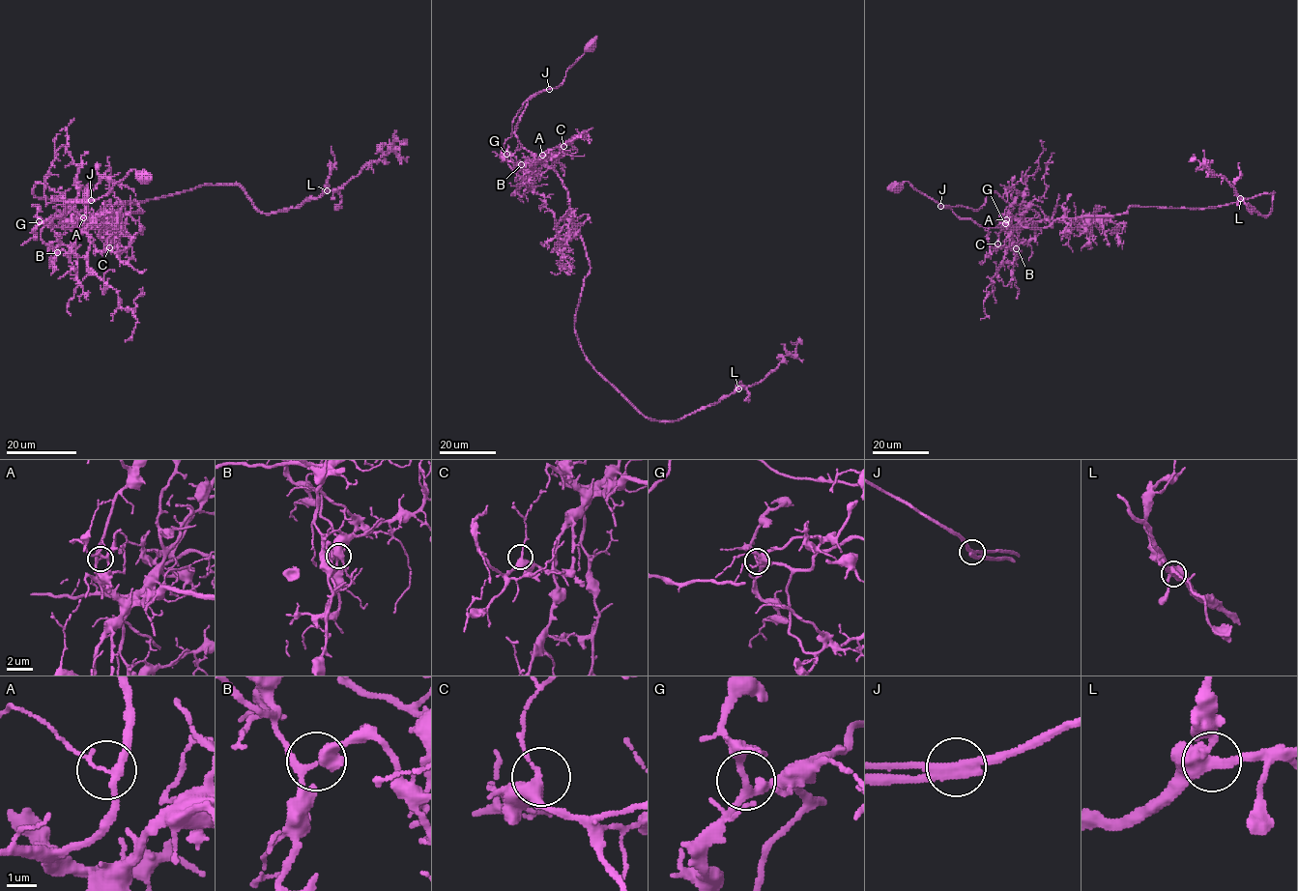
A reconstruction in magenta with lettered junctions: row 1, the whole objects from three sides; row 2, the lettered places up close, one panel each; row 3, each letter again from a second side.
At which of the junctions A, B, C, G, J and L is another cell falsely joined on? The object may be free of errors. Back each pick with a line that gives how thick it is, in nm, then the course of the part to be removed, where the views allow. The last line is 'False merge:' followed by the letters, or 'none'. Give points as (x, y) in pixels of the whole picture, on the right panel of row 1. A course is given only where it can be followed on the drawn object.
J: Thickness 360 nm. Course of the part to remove: (940, 206), (977, 211), (992, 191), (1011, 203), (1037, 206), (1045, 218), (1013, 226), (1018, 245), (1006, 264)
False merge: J

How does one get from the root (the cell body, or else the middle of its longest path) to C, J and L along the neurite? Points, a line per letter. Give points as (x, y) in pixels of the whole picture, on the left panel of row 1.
C: (143, 179), (131, 170), (102, 197), (68, 202), (65, 212), (49, 224), (77, 227), (99, 250), (109, 247)
J: (143, 179), (142, 181), (138, 173), (131, 170), (108, 192), (91, 200)
L: (143, 179), (49, 227), (113, 228), (142, 210), (127, 201), (206, 185), (263, 213), (327, 190)

